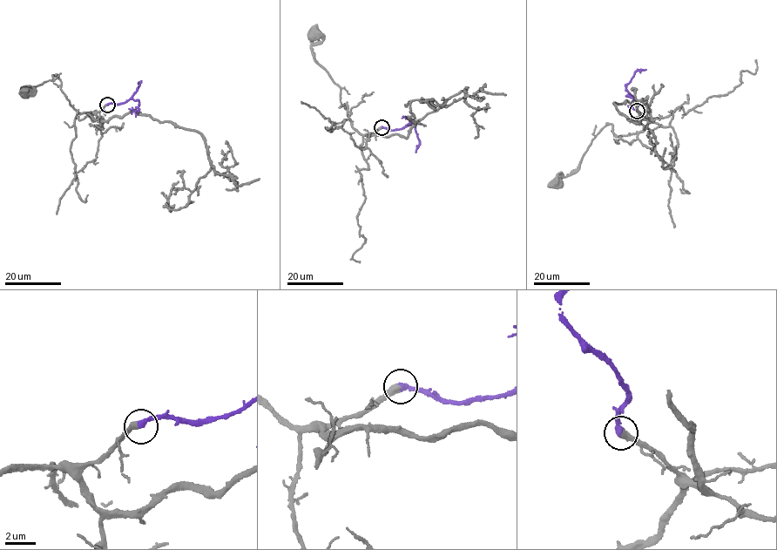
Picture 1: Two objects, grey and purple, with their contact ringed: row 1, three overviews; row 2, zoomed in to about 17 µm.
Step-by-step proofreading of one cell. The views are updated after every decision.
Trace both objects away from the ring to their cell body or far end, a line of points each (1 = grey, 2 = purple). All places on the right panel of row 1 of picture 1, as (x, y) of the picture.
1: (637, 111), (648, 119), (644, 130), (618, 136), (611, 125), (607, 124), (595, 137), (576, 169), (557, 183)
2: (637, 111), (638, 104), (626, 85), (637, 71), (645, 70)

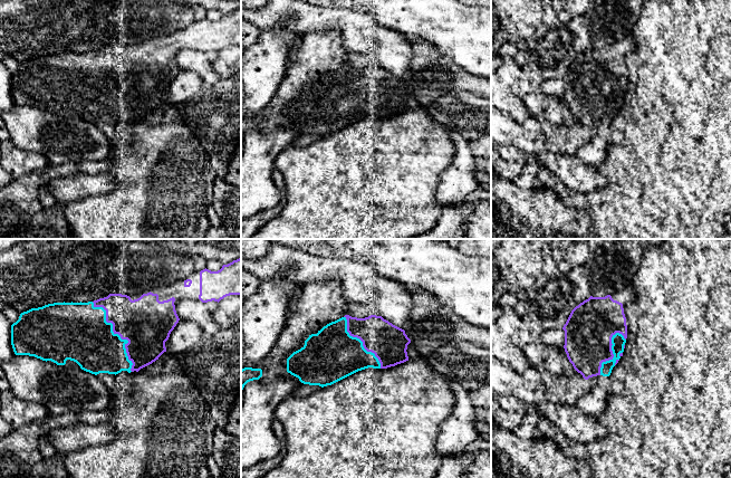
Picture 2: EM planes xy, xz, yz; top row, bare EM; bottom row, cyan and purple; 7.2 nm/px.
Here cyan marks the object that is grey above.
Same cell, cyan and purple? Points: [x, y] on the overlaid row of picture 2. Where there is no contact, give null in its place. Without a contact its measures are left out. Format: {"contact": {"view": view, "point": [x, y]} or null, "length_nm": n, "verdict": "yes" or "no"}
{"contact": {"view": "xy", "point": [117, 334]}, "length_nm": 600, "verdict": "yes"}

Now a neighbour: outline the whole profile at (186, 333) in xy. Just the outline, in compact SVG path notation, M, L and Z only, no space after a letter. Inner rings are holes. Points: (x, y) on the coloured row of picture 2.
M180 319L170 334L170 346L167 353L180 354L193 347L204 333L200 325L190 319Z

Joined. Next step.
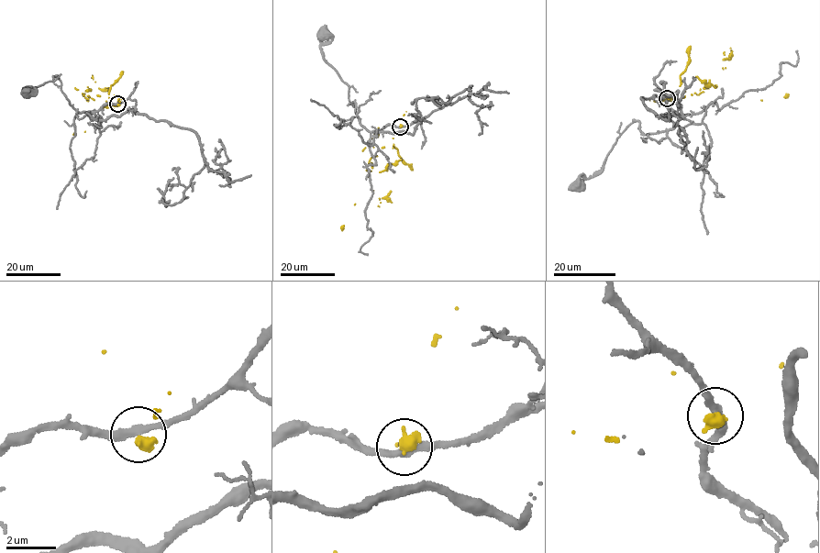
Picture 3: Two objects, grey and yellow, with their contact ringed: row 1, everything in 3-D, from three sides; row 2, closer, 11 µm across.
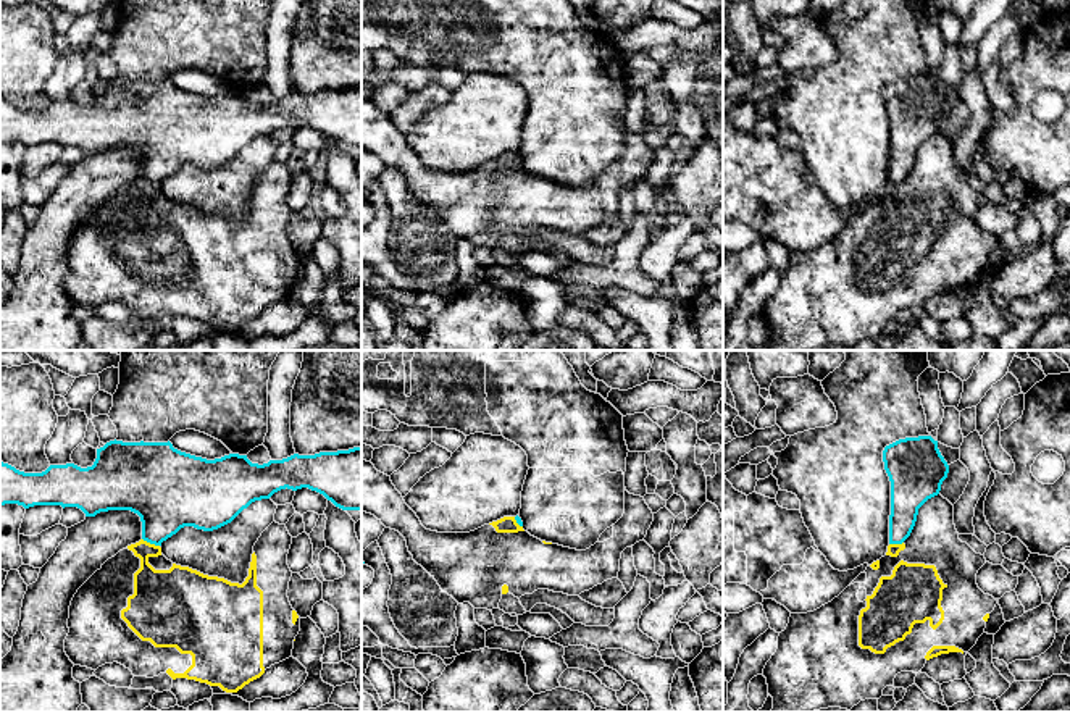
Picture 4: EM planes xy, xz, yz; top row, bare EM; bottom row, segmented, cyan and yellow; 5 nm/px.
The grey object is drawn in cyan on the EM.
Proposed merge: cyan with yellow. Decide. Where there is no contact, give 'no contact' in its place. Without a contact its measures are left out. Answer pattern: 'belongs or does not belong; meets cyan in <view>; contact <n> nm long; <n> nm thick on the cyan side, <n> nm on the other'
does not belong; meets cyan in xy; contact 100 nm long; 340 nm thick on the cyan side, 220 nm on the other

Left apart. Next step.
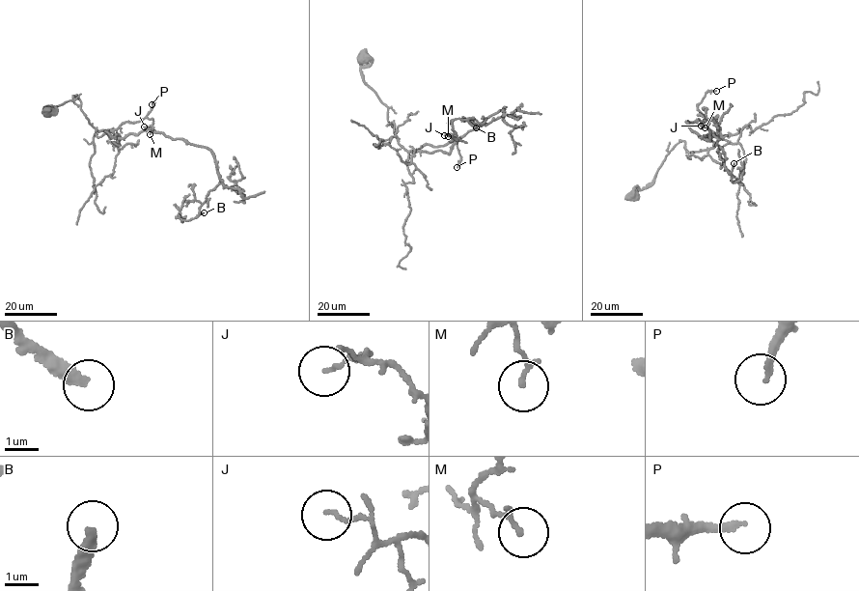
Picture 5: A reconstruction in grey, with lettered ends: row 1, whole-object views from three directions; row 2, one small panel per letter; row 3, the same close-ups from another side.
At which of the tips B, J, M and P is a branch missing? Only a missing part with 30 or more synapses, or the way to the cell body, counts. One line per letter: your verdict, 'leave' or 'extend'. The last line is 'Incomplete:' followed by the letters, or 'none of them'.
B: extend
J: leave
M: leave
P: leave
Incomplete: B

